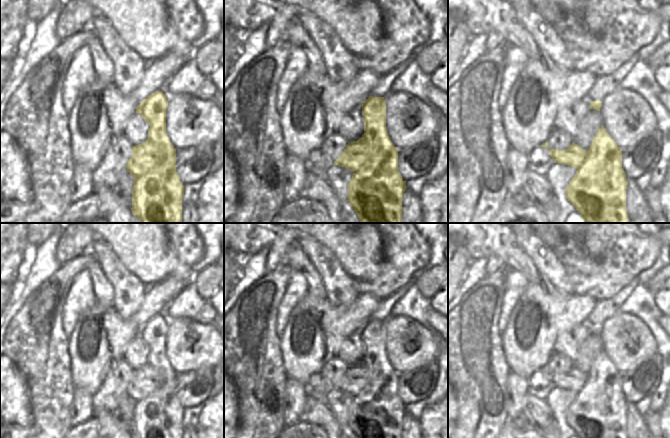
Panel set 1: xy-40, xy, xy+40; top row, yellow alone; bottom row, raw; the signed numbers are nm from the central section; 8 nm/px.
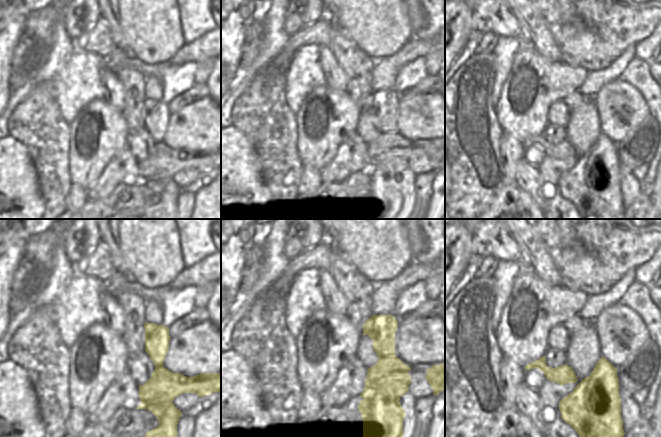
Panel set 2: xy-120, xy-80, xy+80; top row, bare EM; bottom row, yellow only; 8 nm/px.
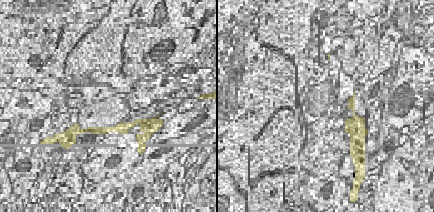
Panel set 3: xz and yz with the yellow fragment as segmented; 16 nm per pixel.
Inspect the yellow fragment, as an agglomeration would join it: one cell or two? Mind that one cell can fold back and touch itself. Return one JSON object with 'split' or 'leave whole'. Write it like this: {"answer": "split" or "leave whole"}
{"answer": "split"}

